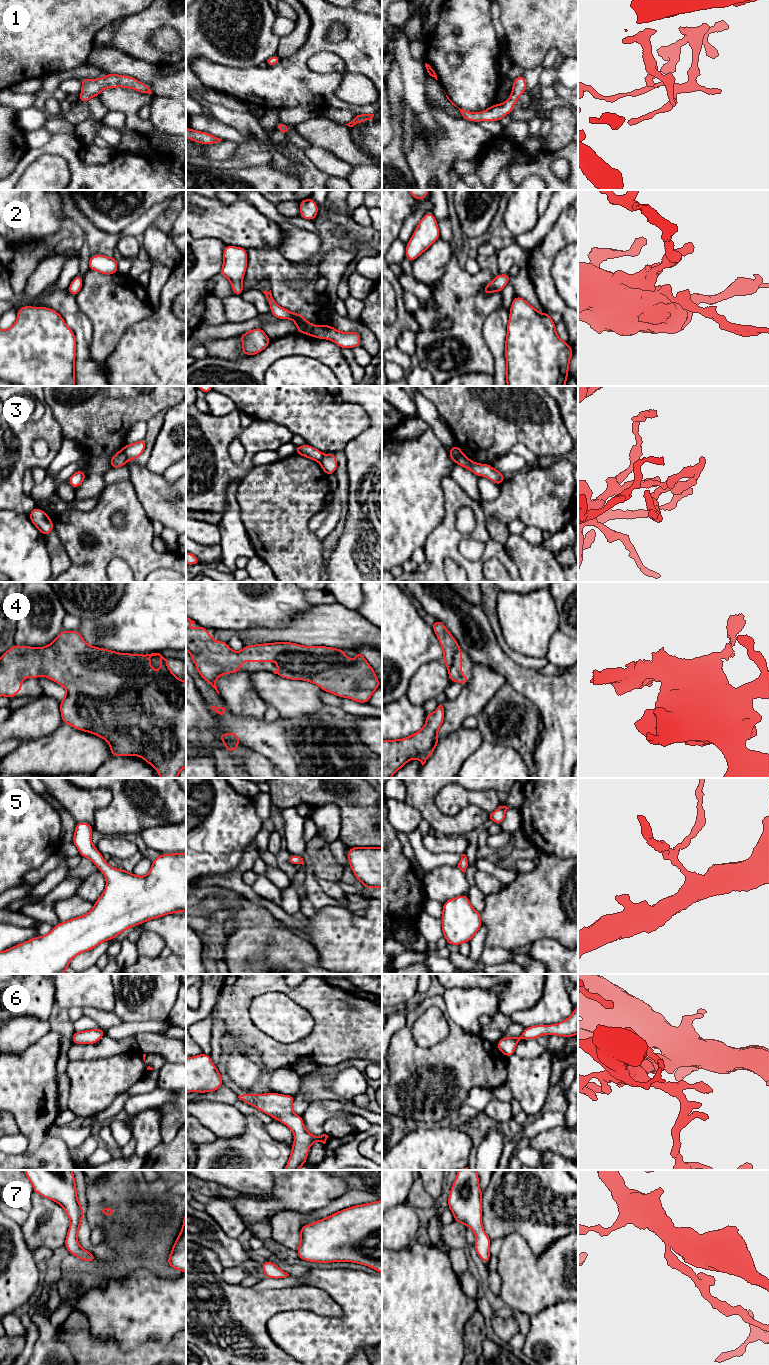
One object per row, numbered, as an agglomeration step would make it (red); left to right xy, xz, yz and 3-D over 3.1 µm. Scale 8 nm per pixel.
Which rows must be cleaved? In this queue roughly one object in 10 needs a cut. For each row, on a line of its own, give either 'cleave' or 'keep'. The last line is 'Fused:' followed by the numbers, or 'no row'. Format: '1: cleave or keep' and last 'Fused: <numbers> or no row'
1: keep
2: keep
3: cleave
4: keep
5: keep
6: keep
7: keep
Fused: 3

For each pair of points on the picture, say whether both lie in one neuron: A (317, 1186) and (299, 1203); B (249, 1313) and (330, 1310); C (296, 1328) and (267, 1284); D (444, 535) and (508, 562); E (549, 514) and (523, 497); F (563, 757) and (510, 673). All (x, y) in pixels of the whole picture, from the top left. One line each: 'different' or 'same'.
A: same
B: same
C: different
D: same
E: same
F: same

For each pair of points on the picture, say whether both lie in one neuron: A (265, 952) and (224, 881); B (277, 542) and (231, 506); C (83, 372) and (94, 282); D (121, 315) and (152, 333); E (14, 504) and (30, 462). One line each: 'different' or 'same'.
A: different
B: different
C: different
D: different
E: same

